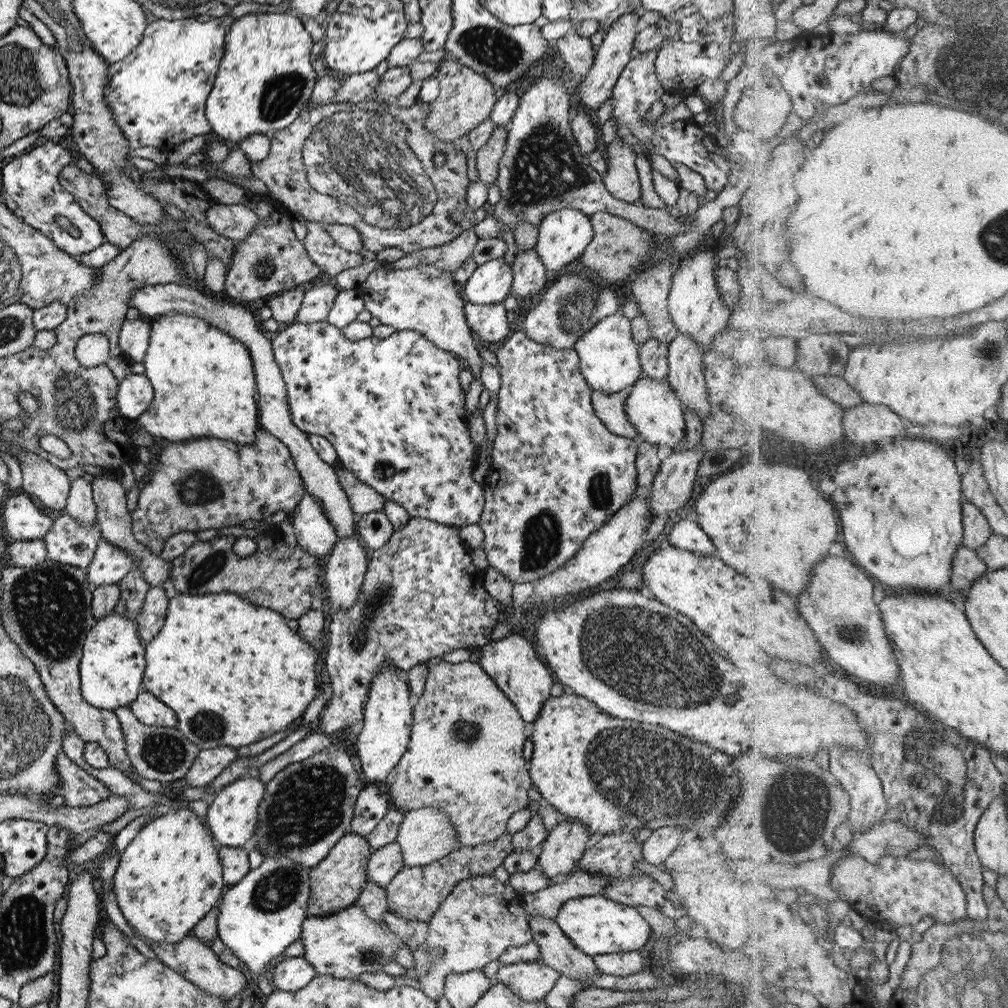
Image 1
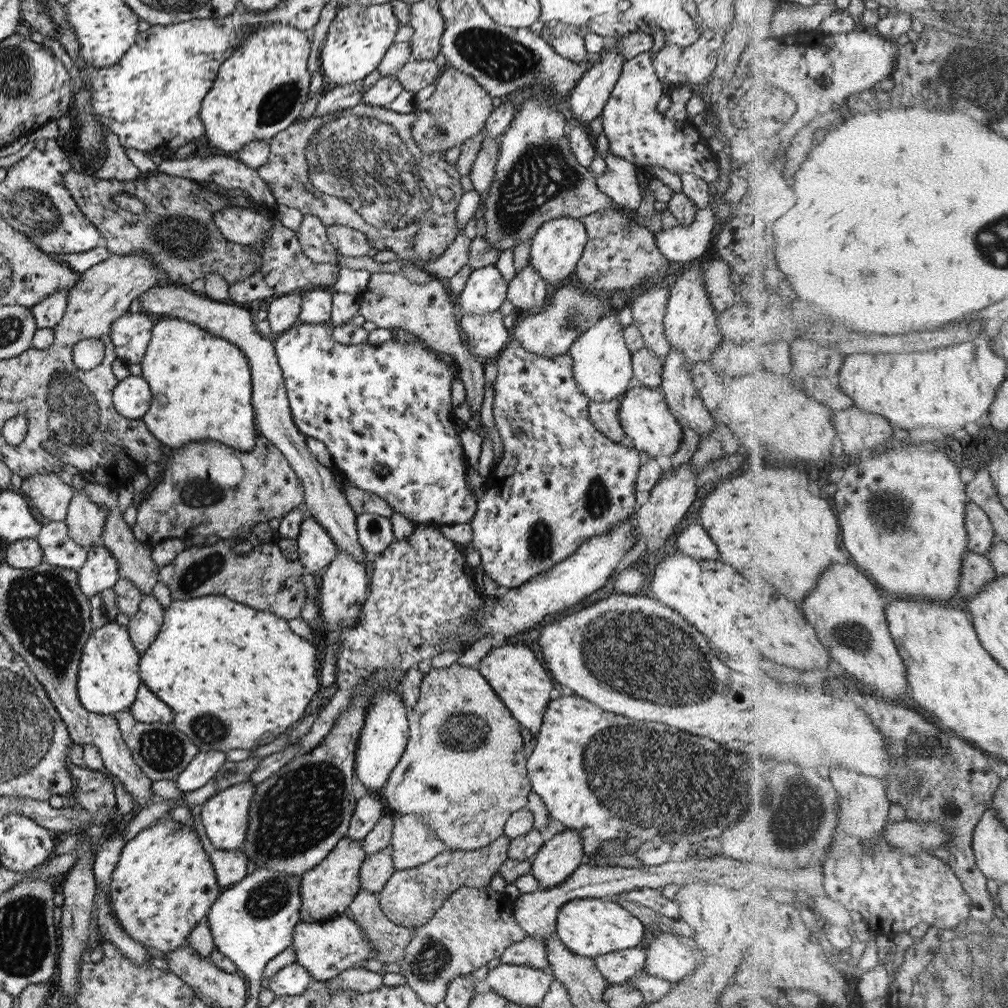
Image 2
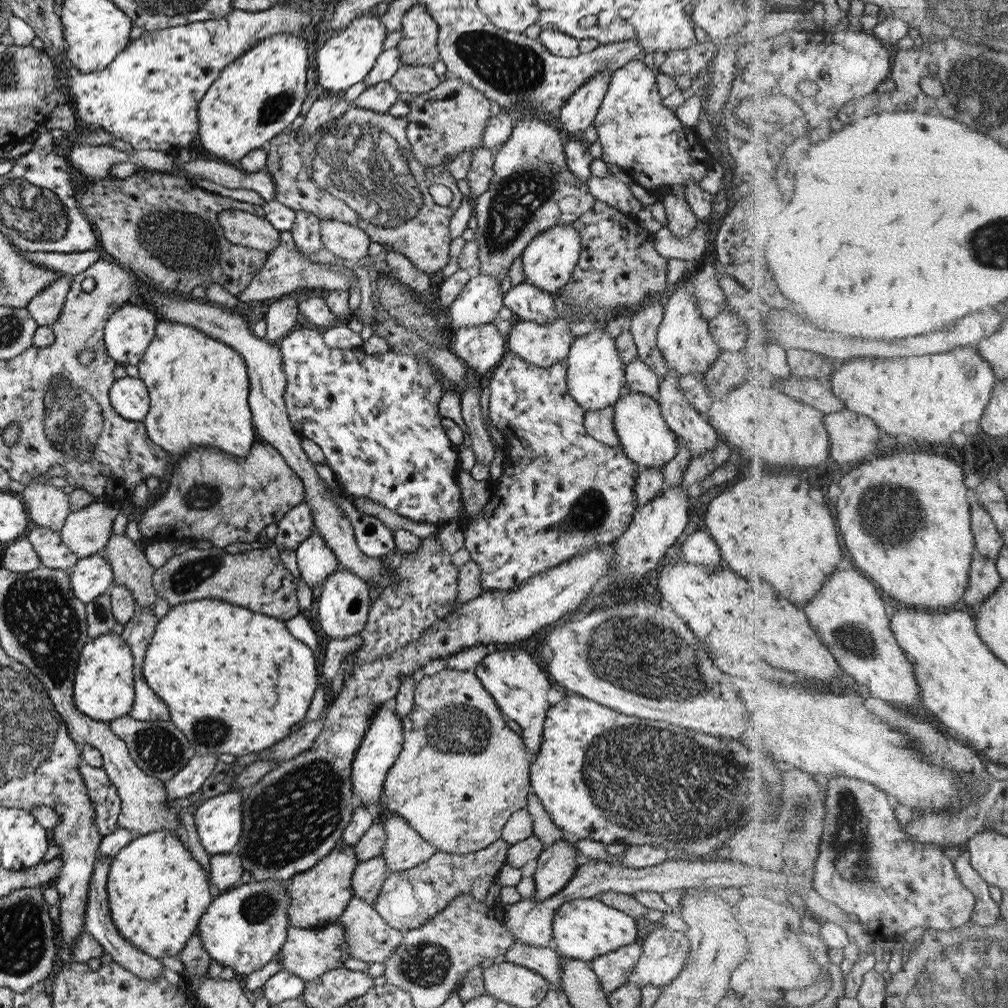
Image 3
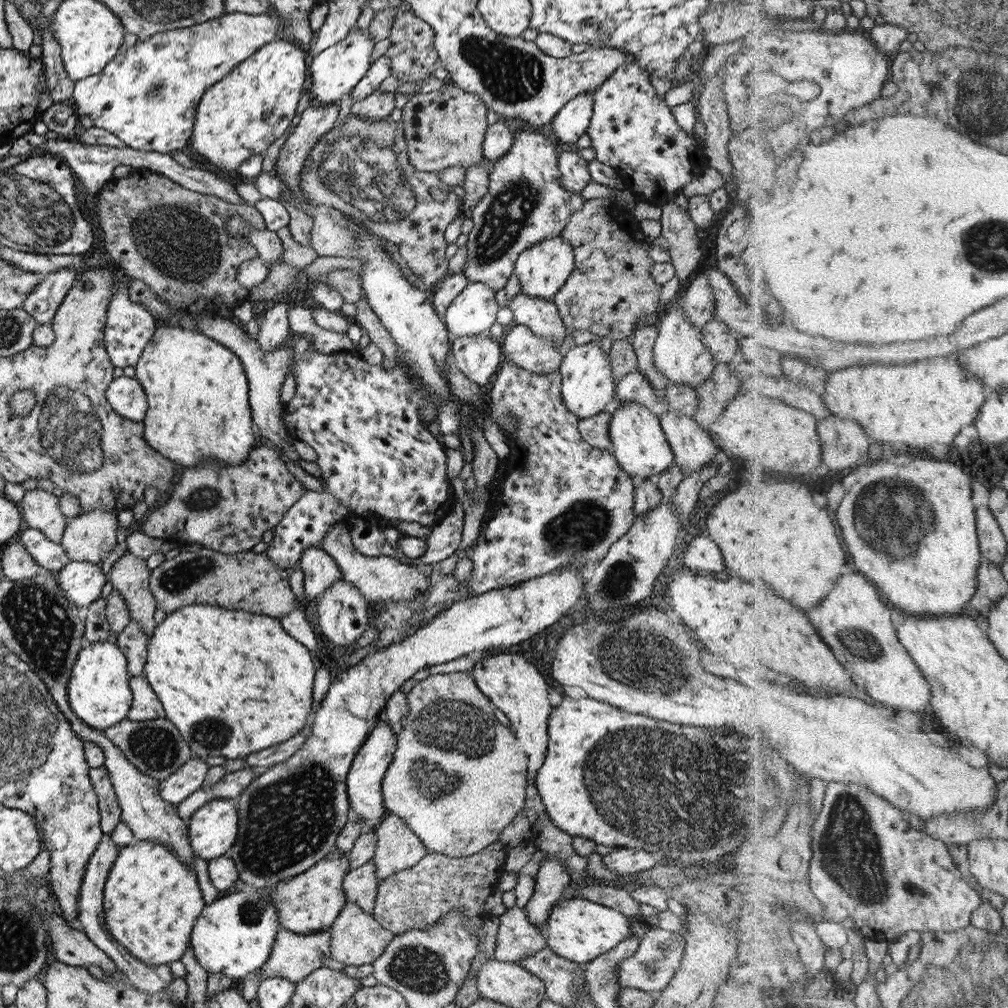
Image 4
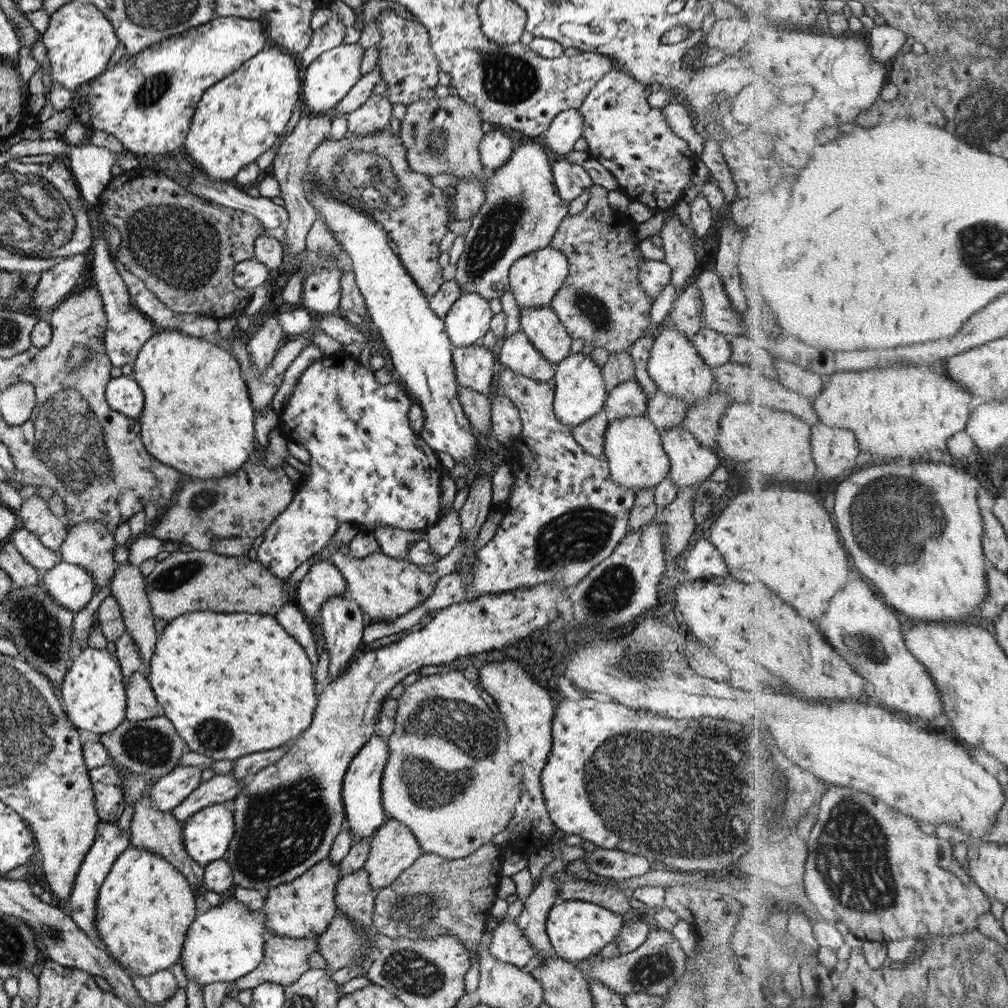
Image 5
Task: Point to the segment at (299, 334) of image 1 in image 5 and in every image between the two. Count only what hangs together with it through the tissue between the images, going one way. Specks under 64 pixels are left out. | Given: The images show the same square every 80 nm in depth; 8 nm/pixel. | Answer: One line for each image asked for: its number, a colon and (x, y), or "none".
2: (382, 411)
3: (375, 419)
4: (377, 459)
5: (367, 467)

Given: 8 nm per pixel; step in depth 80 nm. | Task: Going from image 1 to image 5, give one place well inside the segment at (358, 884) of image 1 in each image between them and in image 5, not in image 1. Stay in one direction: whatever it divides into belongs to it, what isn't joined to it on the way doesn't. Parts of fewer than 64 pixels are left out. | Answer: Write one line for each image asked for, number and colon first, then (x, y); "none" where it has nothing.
2: (326, 890)
3: (318, 896)
4: (308, 903)
5: (302, 908)

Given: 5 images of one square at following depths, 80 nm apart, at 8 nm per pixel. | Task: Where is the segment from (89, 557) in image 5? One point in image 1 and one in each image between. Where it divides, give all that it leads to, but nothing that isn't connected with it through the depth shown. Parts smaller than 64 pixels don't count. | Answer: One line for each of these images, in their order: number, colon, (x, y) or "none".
1: (79, 504)
2: (85, 519)
3: (86, 530)
4: (88, 537)

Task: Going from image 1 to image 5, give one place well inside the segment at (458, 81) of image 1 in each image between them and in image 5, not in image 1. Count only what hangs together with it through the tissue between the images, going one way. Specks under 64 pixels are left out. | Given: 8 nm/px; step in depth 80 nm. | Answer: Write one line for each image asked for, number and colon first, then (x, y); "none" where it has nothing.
2: (457, 109)
3: (450, 119)
4: (441, 129)
5: (441, 135)

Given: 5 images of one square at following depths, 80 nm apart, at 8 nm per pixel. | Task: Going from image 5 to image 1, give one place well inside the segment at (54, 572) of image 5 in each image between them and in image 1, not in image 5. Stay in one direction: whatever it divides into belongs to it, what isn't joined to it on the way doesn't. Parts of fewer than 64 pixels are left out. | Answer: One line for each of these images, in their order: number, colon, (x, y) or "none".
1: (110, 564)
2: (99, 572)
3: (89, 577)
4: (81, 582)

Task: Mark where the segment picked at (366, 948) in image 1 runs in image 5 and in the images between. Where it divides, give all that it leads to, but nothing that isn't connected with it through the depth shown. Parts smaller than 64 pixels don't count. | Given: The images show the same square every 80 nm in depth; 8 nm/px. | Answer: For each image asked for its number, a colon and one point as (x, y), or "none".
2: (325, 948)
3: (307, 952)
4: (293, 956)
5: (284, 960)

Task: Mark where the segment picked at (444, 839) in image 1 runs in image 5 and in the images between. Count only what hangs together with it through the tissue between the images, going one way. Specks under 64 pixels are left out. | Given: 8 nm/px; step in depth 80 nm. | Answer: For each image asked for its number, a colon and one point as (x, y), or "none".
2: (412, 844)
3: (403, 848)
4: (397, 848)
5: (393, 848)

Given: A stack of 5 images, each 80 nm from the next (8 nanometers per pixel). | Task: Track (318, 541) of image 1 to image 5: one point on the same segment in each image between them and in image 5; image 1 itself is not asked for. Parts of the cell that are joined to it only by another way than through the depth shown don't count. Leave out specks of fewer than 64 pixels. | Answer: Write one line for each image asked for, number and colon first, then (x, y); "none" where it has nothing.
2: (315, 550)
3: (315, 562)
4: (319, 572)
5: (322, 581)

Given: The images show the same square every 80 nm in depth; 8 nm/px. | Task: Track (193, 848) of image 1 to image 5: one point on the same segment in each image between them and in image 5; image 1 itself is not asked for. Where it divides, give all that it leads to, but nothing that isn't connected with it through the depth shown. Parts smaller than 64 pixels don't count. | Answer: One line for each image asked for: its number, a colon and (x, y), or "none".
2: (163, 884)
3: (156, 892)
4: (150, 900)
5: (144, 906)

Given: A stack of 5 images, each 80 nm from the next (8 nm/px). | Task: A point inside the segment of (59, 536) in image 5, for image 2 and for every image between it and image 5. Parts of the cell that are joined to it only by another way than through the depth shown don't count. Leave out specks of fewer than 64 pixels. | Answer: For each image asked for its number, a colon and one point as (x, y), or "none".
2: (47, 495)
3: (47, 506)
4: (40, 509)

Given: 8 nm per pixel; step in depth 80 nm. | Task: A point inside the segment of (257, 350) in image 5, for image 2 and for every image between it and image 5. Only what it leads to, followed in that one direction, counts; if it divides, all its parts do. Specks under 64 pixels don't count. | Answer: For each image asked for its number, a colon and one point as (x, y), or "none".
2: (282, 313)
3: (280, 318)
4: (274, 327)

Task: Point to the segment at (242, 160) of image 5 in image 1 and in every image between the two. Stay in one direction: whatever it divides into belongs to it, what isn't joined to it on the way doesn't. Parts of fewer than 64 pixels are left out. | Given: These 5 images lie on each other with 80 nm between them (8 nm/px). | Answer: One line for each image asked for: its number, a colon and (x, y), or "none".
1: (264, 79)
2: (259, 90)
3: (257, 96)
4: (241, 115)

